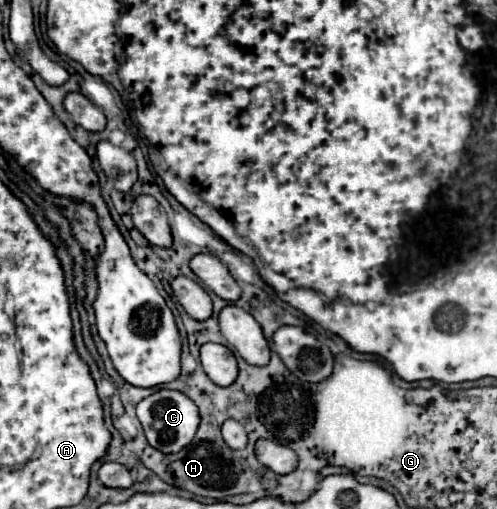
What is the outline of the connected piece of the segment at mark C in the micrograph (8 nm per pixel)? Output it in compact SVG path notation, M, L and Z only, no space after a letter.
M158 390L152 396L140 400L138 408L138 420L146 432L146 438L150 442L150 446L154 446L156 450L164 452L164 454L172 454L172 452L180 452L184 446L188 446L200 426L200 414L198 414L198 406L182 392L178 390Z

